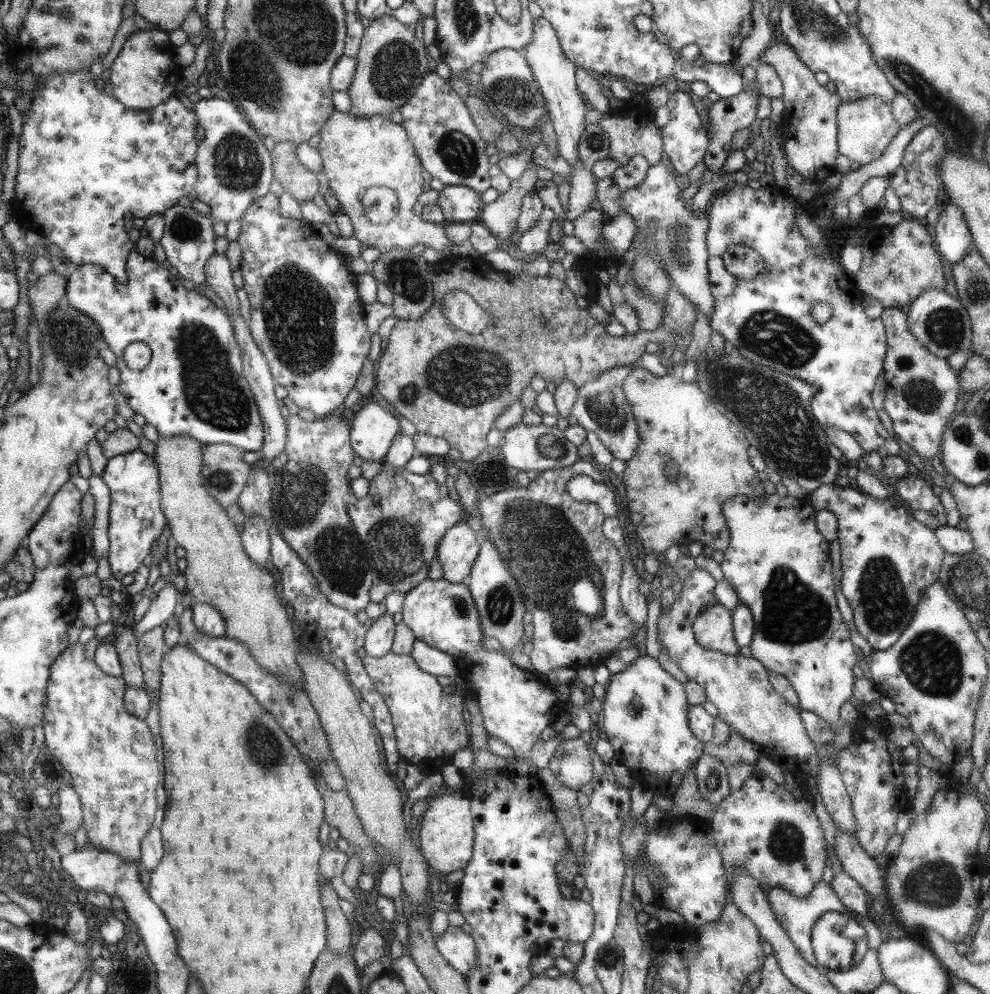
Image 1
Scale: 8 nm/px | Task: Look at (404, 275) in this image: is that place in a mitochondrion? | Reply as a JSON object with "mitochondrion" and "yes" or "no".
{"mitochondrion":"yes"}

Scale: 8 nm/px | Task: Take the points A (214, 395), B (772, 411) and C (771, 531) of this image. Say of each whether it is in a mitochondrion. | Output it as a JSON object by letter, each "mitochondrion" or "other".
{"A":"mitochondrion","B":"mitochondrion","C":"other"}

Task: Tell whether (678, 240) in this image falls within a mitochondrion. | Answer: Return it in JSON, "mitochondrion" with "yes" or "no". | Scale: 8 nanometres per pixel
{"mitochondrion":"yes"}

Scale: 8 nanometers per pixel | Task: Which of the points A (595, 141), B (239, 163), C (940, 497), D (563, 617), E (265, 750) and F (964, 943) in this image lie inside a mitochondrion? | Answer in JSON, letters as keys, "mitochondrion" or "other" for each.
{"A":"mitochondrion","B":"mitochondrion","C":"other","D":"mitochondrion","E":"mitochondrion","F":"other"}

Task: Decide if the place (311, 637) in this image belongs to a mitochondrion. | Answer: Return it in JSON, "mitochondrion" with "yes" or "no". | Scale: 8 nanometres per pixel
{"mitochondrion":"no"}

